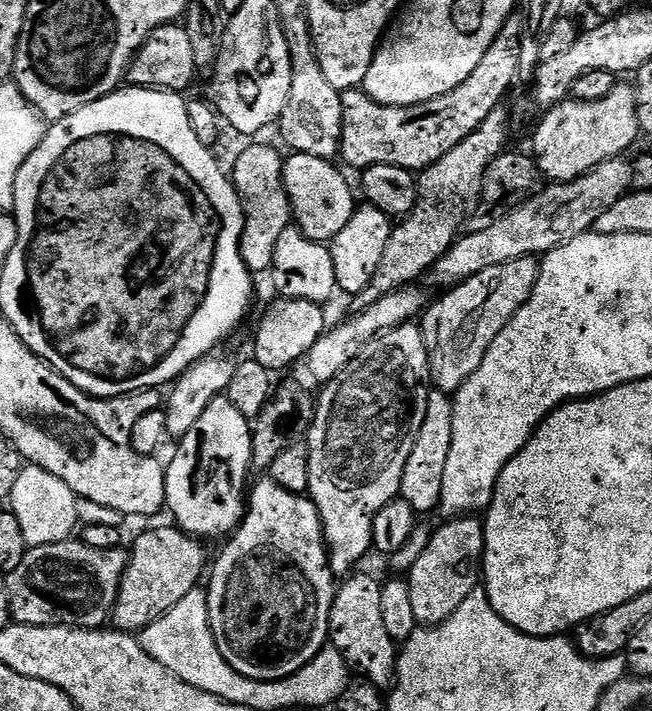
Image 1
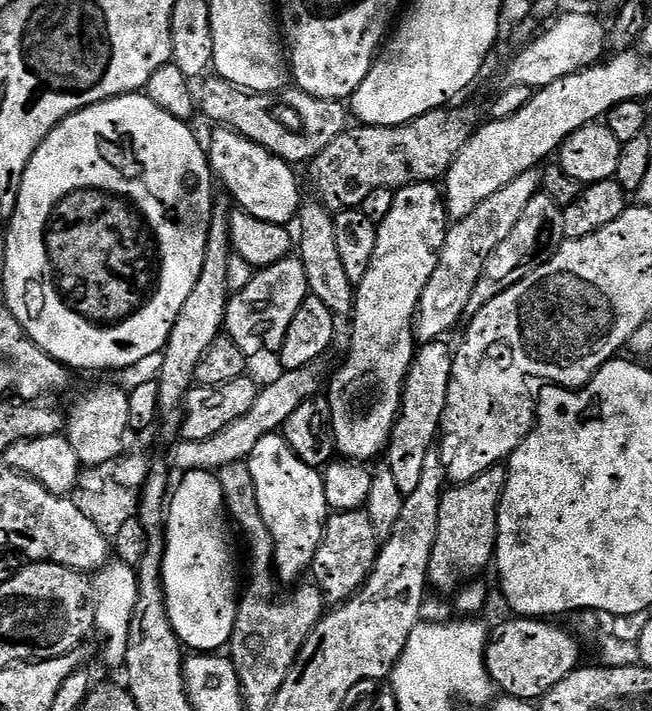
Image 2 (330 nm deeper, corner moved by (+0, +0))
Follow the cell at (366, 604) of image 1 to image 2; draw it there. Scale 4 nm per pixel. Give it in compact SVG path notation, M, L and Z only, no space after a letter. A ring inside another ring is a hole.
M367 511L332 512L329 515L310 569L311 579L324 596L325 605L344 604L363 588L372 573L377 551L378 541Z

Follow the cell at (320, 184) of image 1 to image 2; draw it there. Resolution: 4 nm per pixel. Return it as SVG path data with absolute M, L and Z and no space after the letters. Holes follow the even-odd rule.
M220 126L215 131L212 141L206 144L206 151L215 179L224 183L223 191L254 218L262 218L262 222L291 225L291 220L293 223L297 219L302 203L300 184L292 173L295 172L293 165L230 128Z

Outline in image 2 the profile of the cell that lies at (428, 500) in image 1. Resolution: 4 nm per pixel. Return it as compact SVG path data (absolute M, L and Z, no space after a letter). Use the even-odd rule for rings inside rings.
M438 339L417 347L416 357L412 359L410 370L406 374L404 393L400 399L400 414L396 418L396 425L392 427L392 437L388 439L386 468L394 476L395 485L404 497L418 487L418 481L422 479L422 466L426 463L426 454L434 451L440 435L454 355L453 349L448 349L444 343L443 339Z

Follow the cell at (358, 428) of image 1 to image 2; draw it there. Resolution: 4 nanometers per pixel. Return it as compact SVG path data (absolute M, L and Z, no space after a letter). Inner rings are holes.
M431 183L411 184L410 186L399 189L394 198L394 206L390 206L390 214L386 214L386 218L376 229L378 242L374 246L374 258L370 258L370 270L366 270L366 278L362 278L362 282L355 285L354 288L354 307L350 317L350 323L352 323L352 349L349 350L348 357L344 360L344 365L333 374L332 381L328 384L328 393L326 393L328 417L332 423L332 443L335 451L339 453L343 459L355 460L357 462L372 462L368 460L374 459L379 452L381 455L381 453L387 449L388 439L392 437L392 427L396 425L396 418L400 414L400 399L404 393L406 374L410 370L412 359L416 357L416 349L418 347L418 341L414 331L416 307L422 298L422 290L426 286L426 282L430 282L430 274L434 274L434 266L438 266L438 258L444 245L444 239L448 236L449 227L448 210L444 206L441 189L437 187L435 183Z

